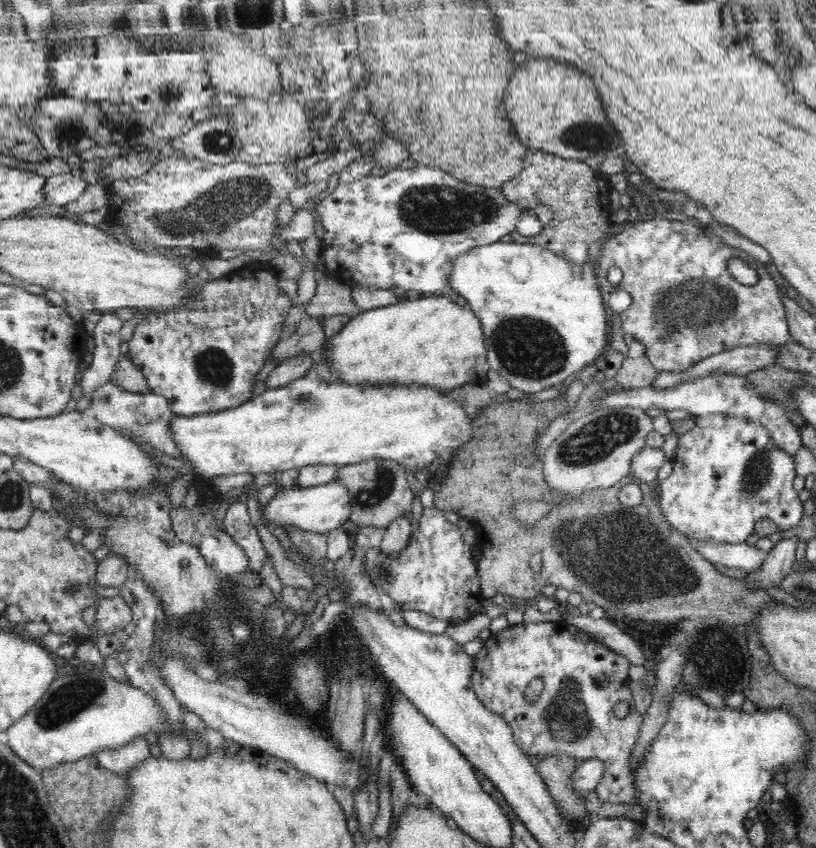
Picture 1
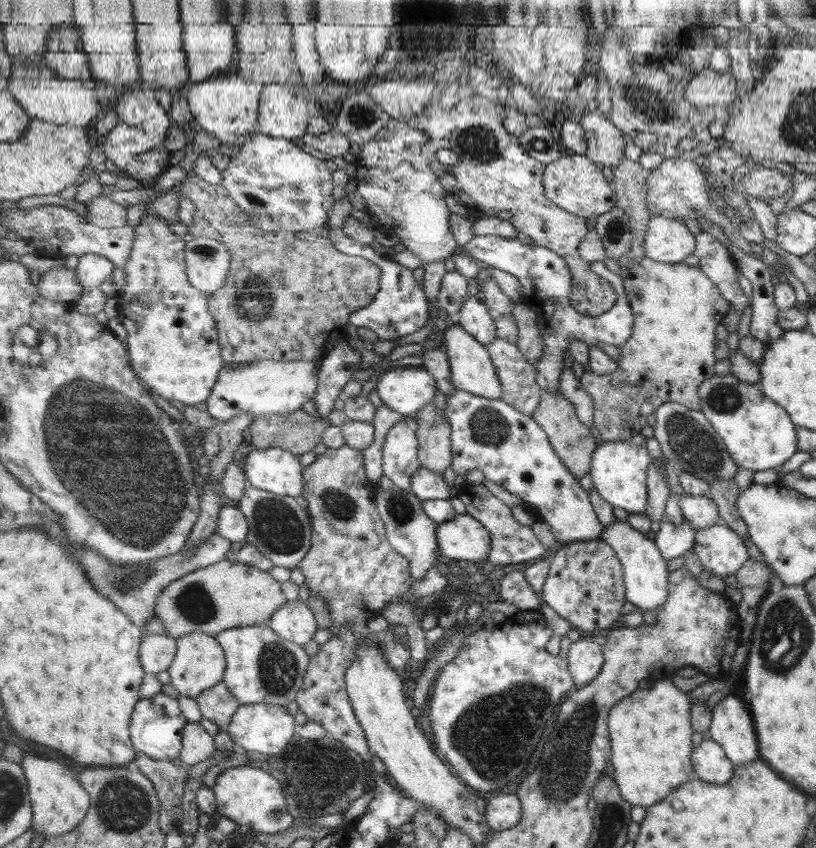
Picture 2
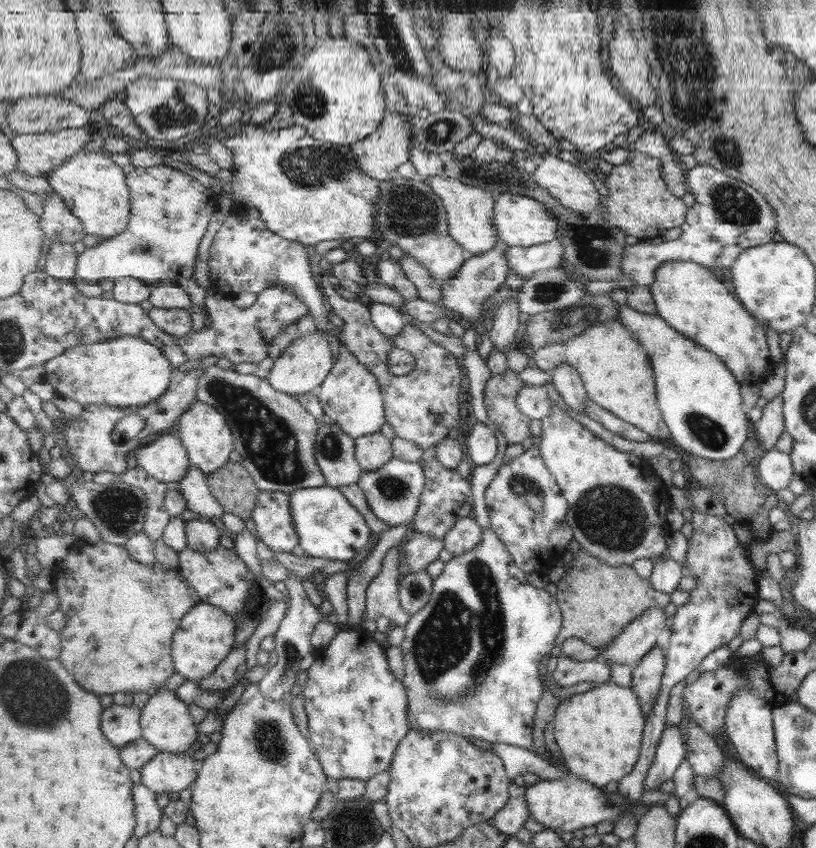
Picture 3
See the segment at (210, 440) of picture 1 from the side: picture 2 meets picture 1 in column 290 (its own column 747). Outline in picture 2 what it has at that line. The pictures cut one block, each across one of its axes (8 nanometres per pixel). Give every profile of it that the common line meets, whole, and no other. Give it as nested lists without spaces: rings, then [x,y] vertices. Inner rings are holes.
[[[729,373],[725,376],[706,378],[699,385],[699,394],[701,398],[699,411],[719,435],[731,460],[738,468],[746,468],[753,472],[775,468],[781,466],[785,460],[796,452],[795,427],[788,414],[778,404],[767,398],[755,384],[743,382]]]

